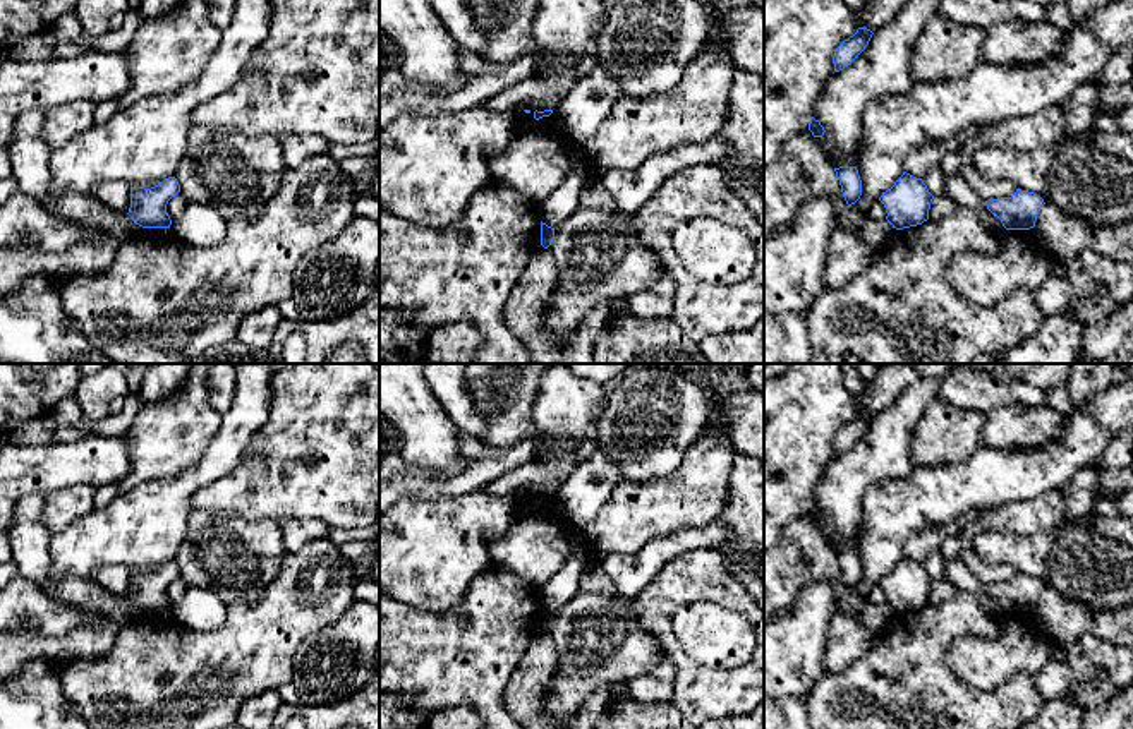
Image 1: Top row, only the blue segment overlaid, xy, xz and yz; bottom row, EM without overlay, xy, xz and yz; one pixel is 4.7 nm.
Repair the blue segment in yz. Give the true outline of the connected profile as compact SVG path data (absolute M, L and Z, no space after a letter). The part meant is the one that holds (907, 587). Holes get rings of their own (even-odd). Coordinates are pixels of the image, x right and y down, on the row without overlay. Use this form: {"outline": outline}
{"outline": "M906 556L879 581L888 597L886 604L896 614L927 605L932 583L924 564Z"}

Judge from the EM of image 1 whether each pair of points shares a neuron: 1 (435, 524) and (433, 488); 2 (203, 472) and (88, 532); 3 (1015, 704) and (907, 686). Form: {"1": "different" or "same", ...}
{"1": "different", "2": "same", "3": "same"}

